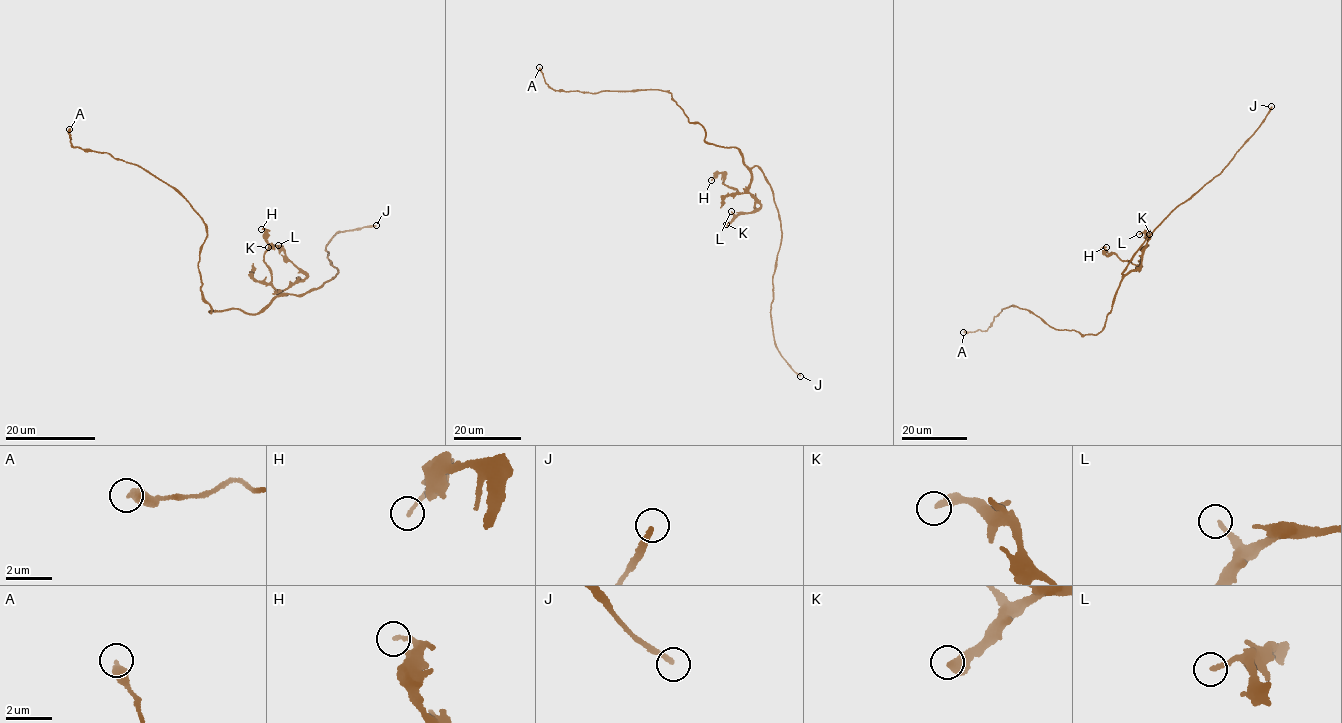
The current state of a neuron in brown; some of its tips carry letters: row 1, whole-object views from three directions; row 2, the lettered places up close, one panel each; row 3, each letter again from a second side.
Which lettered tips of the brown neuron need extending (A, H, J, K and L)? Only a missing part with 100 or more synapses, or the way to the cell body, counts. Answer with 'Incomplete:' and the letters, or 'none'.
Incomplete: J

